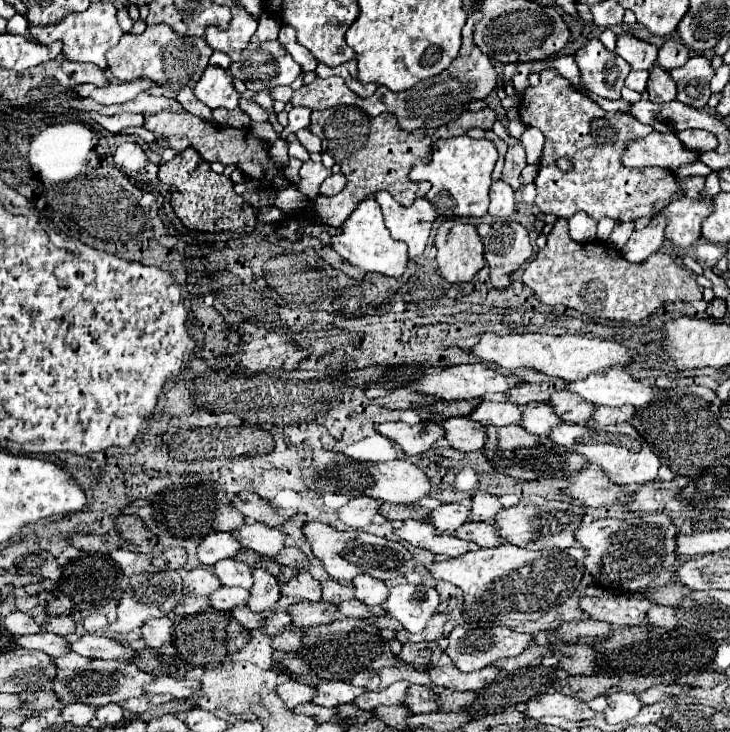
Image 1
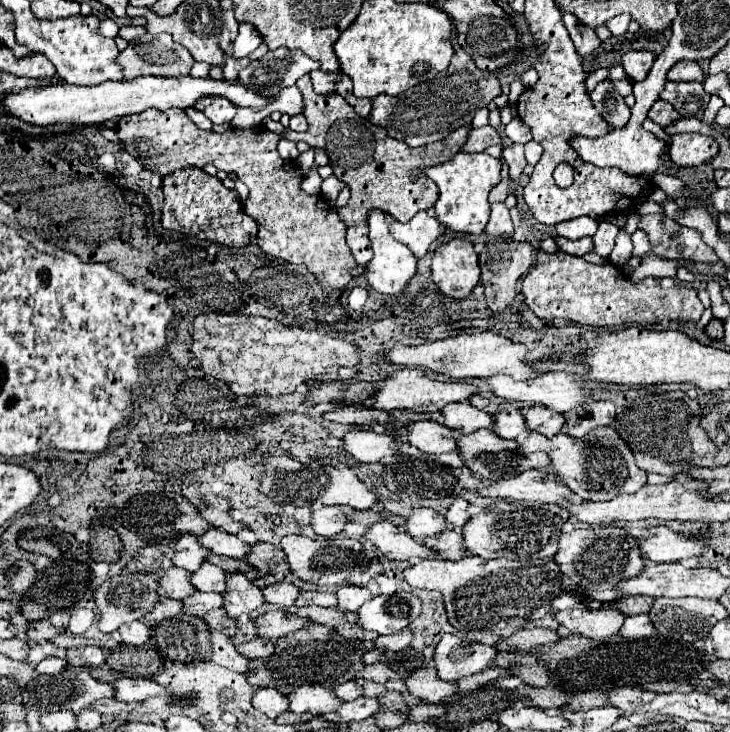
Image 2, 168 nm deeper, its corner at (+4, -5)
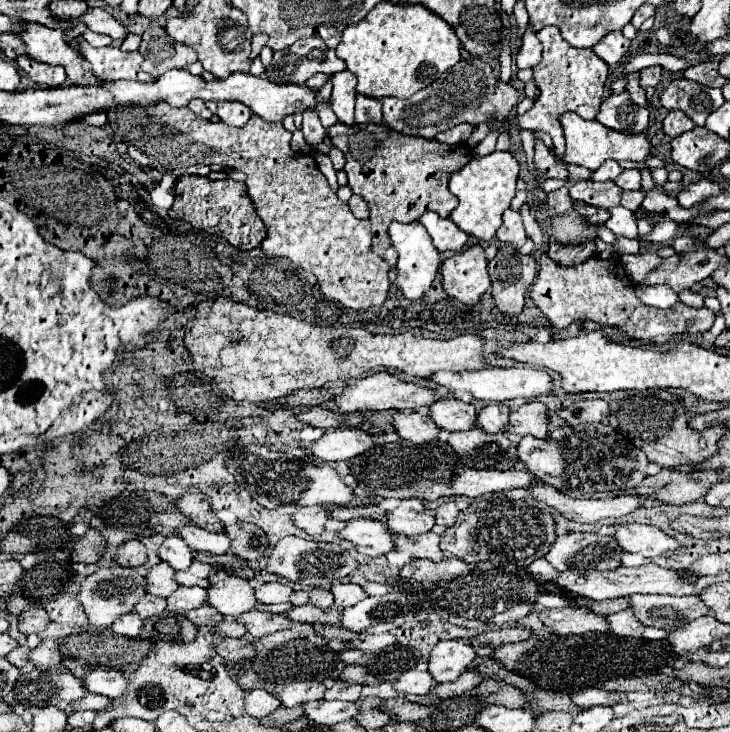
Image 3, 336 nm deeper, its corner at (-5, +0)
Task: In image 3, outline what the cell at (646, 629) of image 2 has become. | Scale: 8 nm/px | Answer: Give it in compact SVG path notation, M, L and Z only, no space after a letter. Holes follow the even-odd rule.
M630 609L614 613L614 615L608 615L606 621L608 621L608 629L614 635L620 635L620 637L640 637L642 635L644 625L636 621L636 617L632 615Z

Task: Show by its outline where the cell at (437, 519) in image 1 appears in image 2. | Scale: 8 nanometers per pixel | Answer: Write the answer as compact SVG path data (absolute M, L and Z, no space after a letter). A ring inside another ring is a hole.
M415 508L413 514L407 518L405 530L413 538L421 540L421 538L439 534L441 530L445 530L445 526L447 526L445 516L439 514L437 510L433 510L433 508Z

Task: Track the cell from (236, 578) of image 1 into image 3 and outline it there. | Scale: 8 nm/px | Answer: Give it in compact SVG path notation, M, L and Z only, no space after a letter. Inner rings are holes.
M192 563L188 569L176 573L176 583L186 585L186 587L208 587L208 575L212 567L206 563Z

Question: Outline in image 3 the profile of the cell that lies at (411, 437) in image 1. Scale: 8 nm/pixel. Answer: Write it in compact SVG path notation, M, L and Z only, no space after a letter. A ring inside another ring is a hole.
M328 429L312 447L312 455L330 463L362 455L372 447L372 437L362 429Z

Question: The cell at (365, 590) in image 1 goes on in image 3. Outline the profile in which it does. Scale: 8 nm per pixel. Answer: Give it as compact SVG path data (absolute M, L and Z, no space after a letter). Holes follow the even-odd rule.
M334 583L330 587L330 593L334 595L334 603L344 609L344 607L352 607L358 601L362 601L366 597L366 593L362 591L360 585L354 583Z

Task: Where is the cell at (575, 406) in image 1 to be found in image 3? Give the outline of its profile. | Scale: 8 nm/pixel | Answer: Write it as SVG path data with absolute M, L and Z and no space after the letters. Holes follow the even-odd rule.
M524 403L510 411L508 425L504 427L504 433L516 433L520 437L532 435L538 439L544 439L548 435L548 417L546 417L546 405L544 403Z

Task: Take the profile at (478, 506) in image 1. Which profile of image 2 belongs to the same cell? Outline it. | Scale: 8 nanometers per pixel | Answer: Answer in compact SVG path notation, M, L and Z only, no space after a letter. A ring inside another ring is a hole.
M455 498L455 502L451 504L451 508L445 514L447 526L453 530L463 530L463 524L467 524L467 520L471 520L471 514L467 512L467 508L469 508L469 502L465 498Z

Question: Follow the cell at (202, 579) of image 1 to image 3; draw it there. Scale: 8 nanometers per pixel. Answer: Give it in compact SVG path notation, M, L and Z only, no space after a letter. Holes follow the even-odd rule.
M158 563L152 565L146 571L146 583L144 583L144 591L150 595L158 595L158 597L166 597L172 591L176 591L178 583L174 581L174 569L168 563Z

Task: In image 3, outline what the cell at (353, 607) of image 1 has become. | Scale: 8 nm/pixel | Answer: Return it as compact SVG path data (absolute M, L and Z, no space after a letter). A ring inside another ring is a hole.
M300 605L300 607L292 607L284 615L288 619L292 619L292 621L302 621L302 623L316 625L316 623L322 623L328 613L322 611L322 609L318 609L318 607L314 607L314 605Z

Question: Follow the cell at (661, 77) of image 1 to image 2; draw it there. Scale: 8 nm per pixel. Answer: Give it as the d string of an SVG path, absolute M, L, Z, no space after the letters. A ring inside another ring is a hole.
M657 100L653 106L651 106L651 110L649 110L649 118L655 122L655 124L659 124L659 126L667 126L667 124L671 124L673 120L677 120L679 118L679 114L675 112L675 108L671 106L671 104L667 104L665 100Z

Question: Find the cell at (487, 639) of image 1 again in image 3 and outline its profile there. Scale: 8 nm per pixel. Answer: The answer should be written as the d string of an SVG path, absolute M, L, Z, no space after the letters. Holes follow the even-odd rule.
M464 639L440 641L430 651L428 673L436 683L448 683L458 679L458 675L462 675L474 659L476 653Z

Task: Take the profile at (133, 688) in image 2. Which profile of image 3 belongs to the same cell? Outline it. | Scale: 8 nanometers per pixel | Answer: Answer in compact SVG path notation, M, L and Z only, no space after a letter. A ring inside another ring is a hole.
M94 669L84 675L84 685L88 687L88 691L96 695L106 695L110 699L116 699L120 697L120 693L124 693L124 687L128 685L126 681L128 679L124 677L124 673L110 669Z

